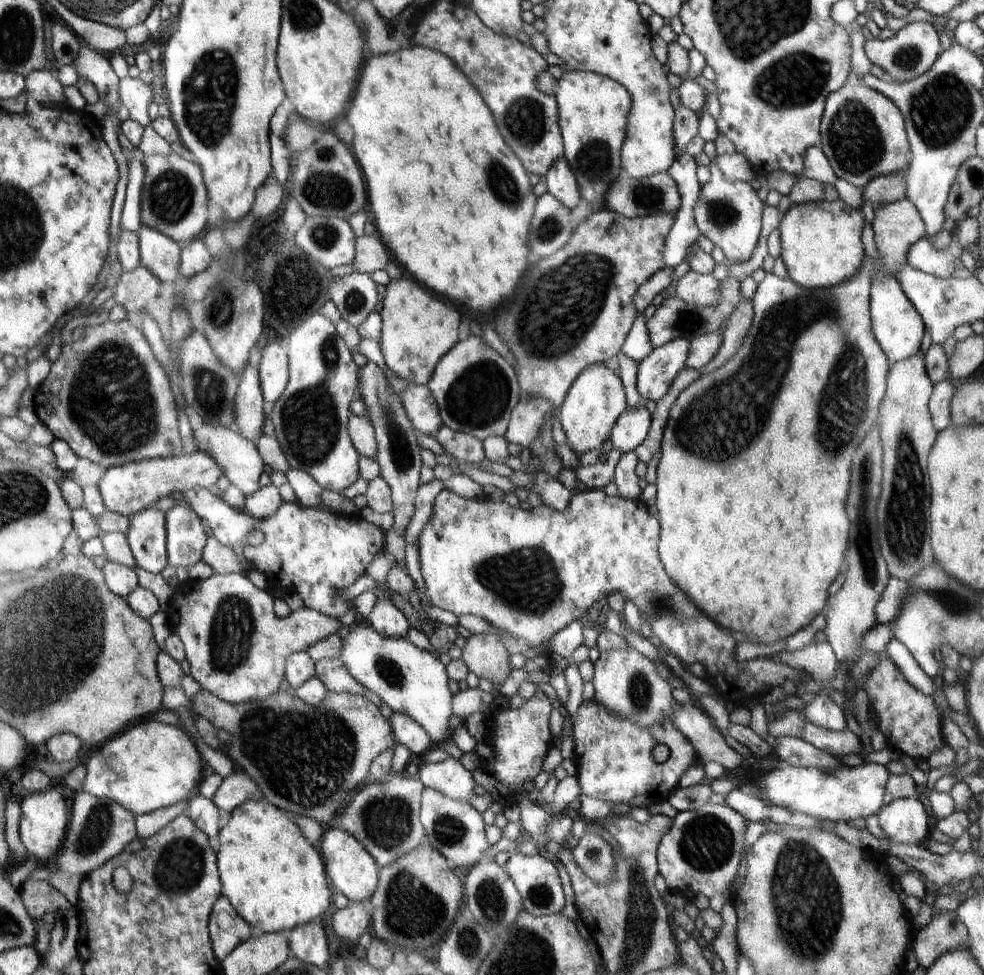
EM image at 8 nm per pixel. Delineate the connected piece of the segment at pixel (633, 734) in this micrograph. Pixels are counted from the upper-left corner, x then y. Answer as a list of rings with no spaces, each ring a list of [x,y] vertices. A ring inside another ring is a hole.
[[[582,701],[576,712],[576,720],[573,722],[574,740],[574,762],[577,765],[576,774],[581,788],[581,794],[591,796],[598,800],[610,800],[610,802],[623,802],[630,807],[649,807],[651,804],[660,802],[679,788],[680,778],[690,766],[704,759],[704,755],[699,755],[692,743],[684,738],[684,735],[668,720],[660,719],[659,723],[636,726],[635,722],[621,717],[616,713],[607,711],[607,708],[596,702]],[[657,744],[668,746],[669,757],[663,763],[654,761],[652,749]]]

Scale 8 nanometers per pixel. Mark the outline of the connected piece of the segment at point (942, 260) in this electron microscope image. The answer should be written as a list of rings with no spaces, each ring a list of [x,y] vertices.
[[[956,222],[952,230],[952,237],[949,247],[945,251],[937,251],[932,248],[929,240],[924,237],[911,244],[908,248],[906,262],[916,270],[940,276],[941,279],[949,279],[958,275],[954,261],[960,258],[964,248],[958,244],[958,231],[961,222]]]

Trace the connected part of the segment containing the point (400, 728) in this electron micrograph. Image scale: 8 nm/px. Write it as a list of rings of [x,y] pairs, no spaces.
[[[399,713],[393,714],[391,727],[396,742],[409,748],[412,756],[421,759],[433,747],[430,737],[415,720]]]

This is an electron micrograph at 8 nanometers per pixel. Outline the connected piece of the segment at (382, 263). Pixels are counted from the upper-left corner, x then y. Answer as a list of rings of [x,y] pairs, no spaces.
[[[376,234],[371,237],[364,235],[357,239],[355,250],[355,272],[370,275],[374,270],[385,270],[386,264],[388,264],[388,254],[386,254],[382,242],[376,238]]]

